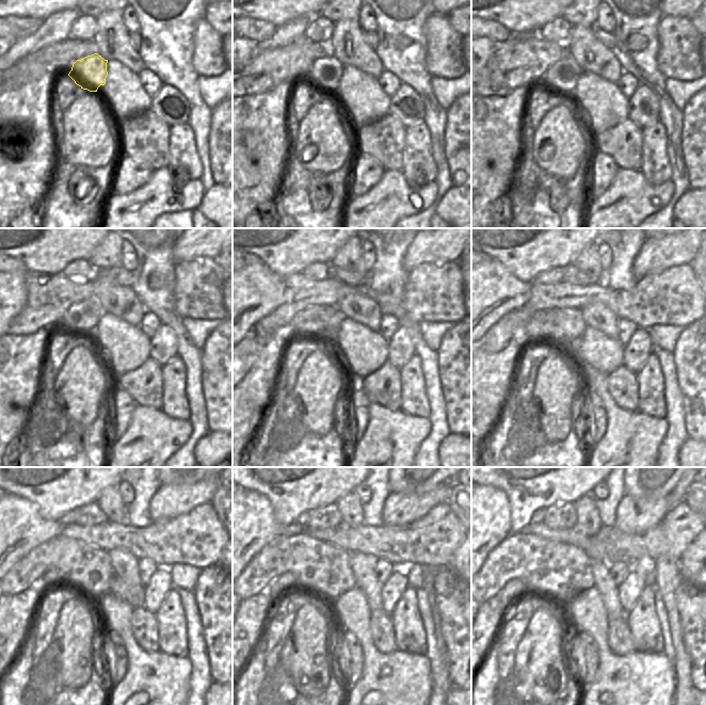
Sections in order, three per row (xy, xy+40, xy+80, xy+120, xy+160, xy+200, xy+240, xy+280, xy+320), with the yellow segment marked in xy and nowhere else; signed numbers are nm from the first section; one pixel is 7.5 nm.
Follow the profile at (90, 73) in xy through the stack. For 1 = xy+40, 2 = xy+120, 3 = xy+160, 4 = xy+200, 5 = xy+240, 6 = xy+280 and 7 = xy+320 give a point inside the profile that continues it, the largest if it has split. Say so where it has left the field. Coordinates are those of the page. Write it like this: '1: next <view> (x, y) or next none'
1: next xy+40 (324, 75)
2: next xy+120 (84, 315)
3: next xy+160 (315, 318)
4: next xy+200 (536, 326)
5: next xy+240 (49, 579)
6: next xy+280 (277, 587)
7: next xy+320 (500, 602)

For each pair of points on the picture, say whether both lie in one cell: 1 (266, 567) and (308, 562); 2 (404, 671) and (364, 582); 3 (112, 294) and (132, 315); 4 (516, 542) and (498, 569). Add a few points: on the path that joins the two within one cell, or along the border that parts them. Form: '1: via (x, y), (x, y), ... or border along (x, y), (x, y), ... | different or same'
1: via (276, 562), (298, 562) | same
2: border along (357, 588), (365, 596), (371, 610) | different
3: via (119, 302), (122, 304), (122, 313), (125, 314) | same
4: via (516, 548), (504, 562) | same

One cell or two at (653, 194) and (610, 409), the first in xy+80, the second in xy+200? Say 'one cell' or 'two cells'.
one cell

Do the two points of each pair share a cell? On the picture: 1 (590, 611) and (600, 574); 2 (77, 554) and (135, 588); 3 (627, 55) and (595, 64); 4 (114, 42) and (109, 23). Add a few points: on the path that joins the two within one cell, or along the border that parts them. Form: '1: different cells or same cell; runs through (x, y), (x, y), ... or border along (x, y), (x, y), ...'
1: different cells; border along (594, 586), (599, 592), (606, 612)
2: different cells; border along (108, 550), (114, 575)
3: different cells; border along (610, 49), (624, 70)
4: same cell; runs through (112, 37), (110, 28)

